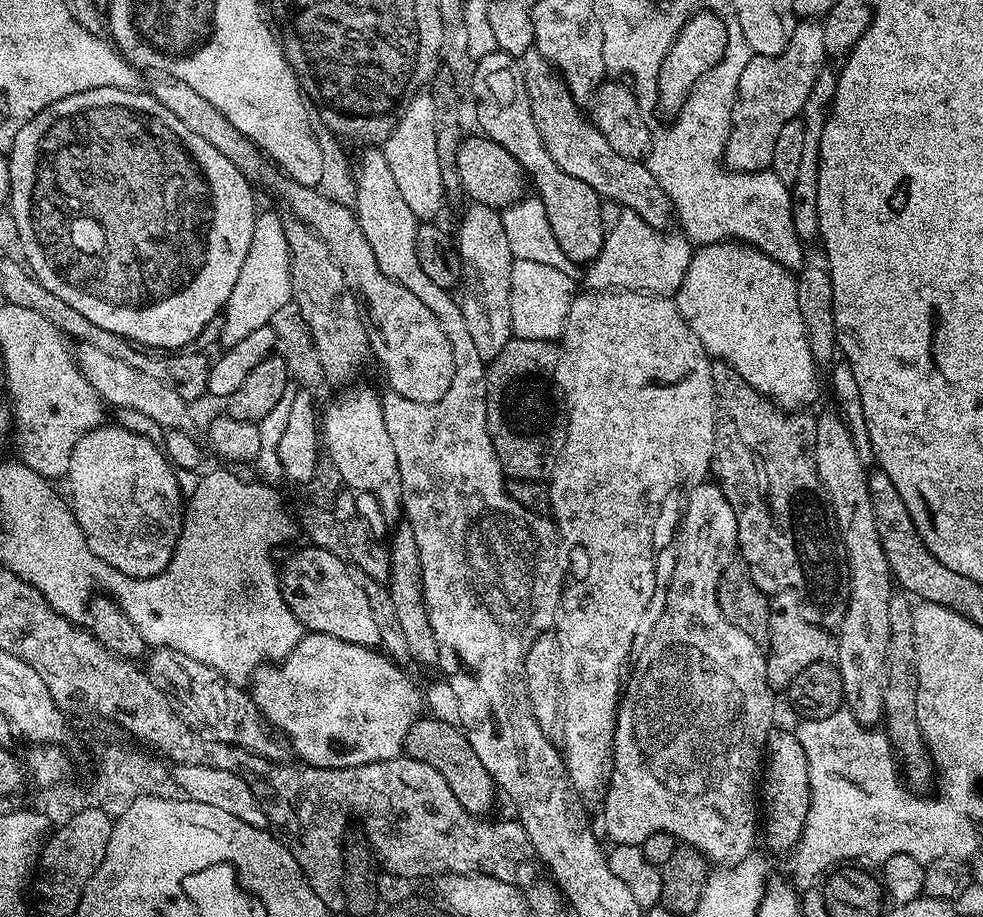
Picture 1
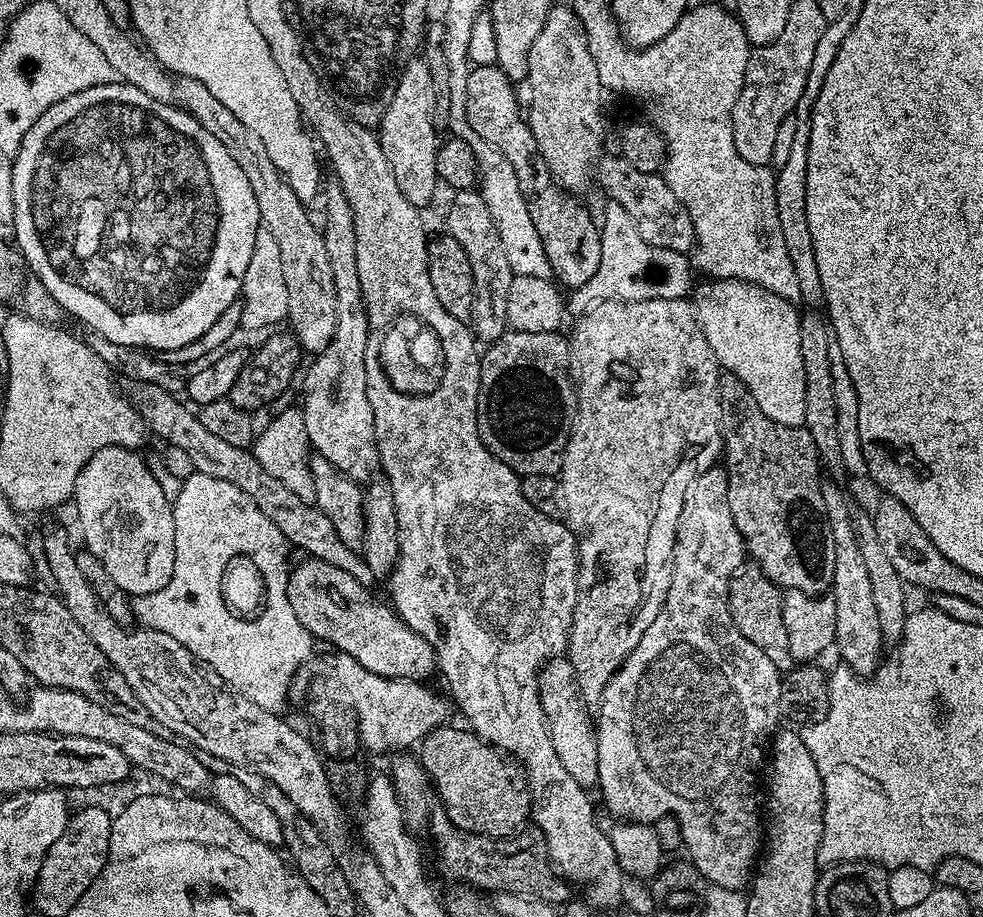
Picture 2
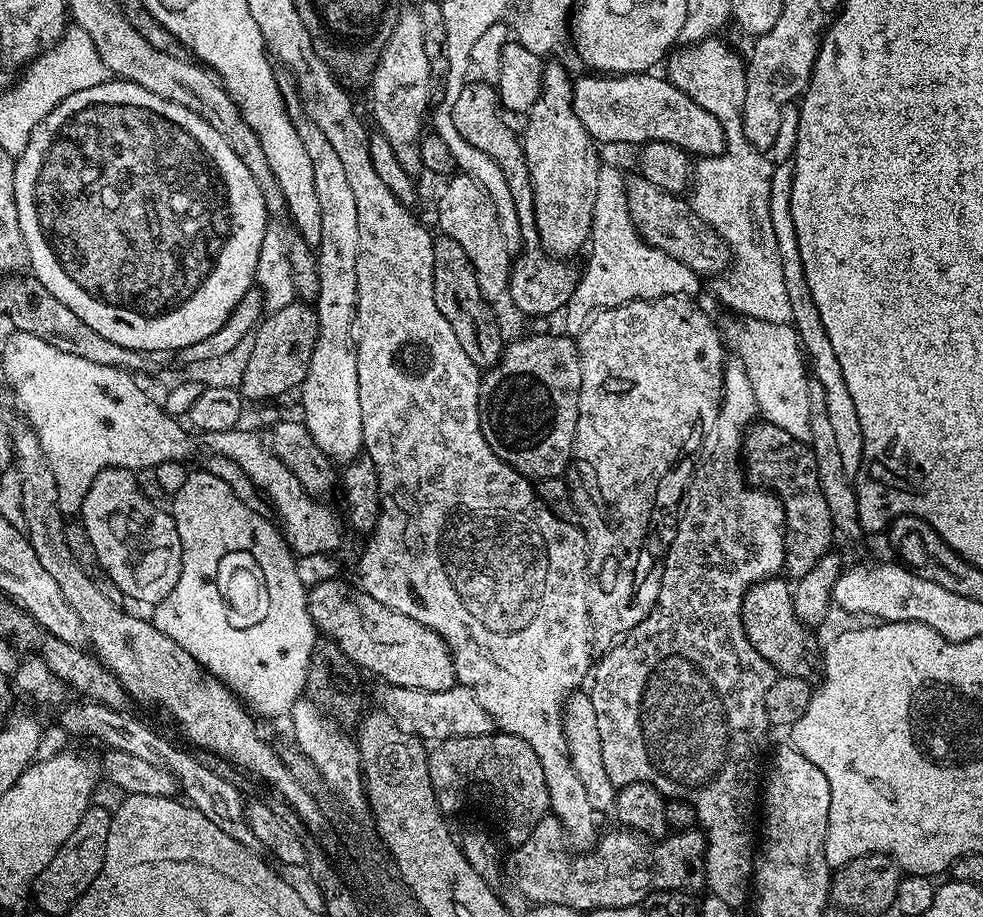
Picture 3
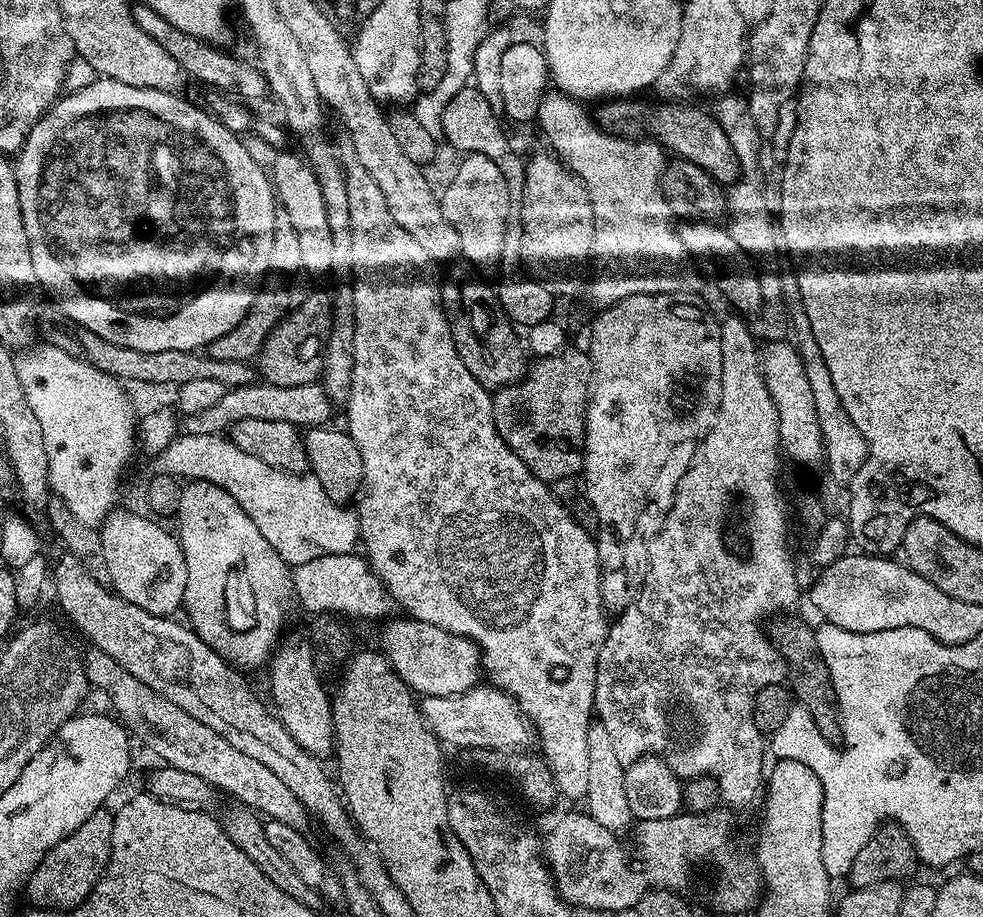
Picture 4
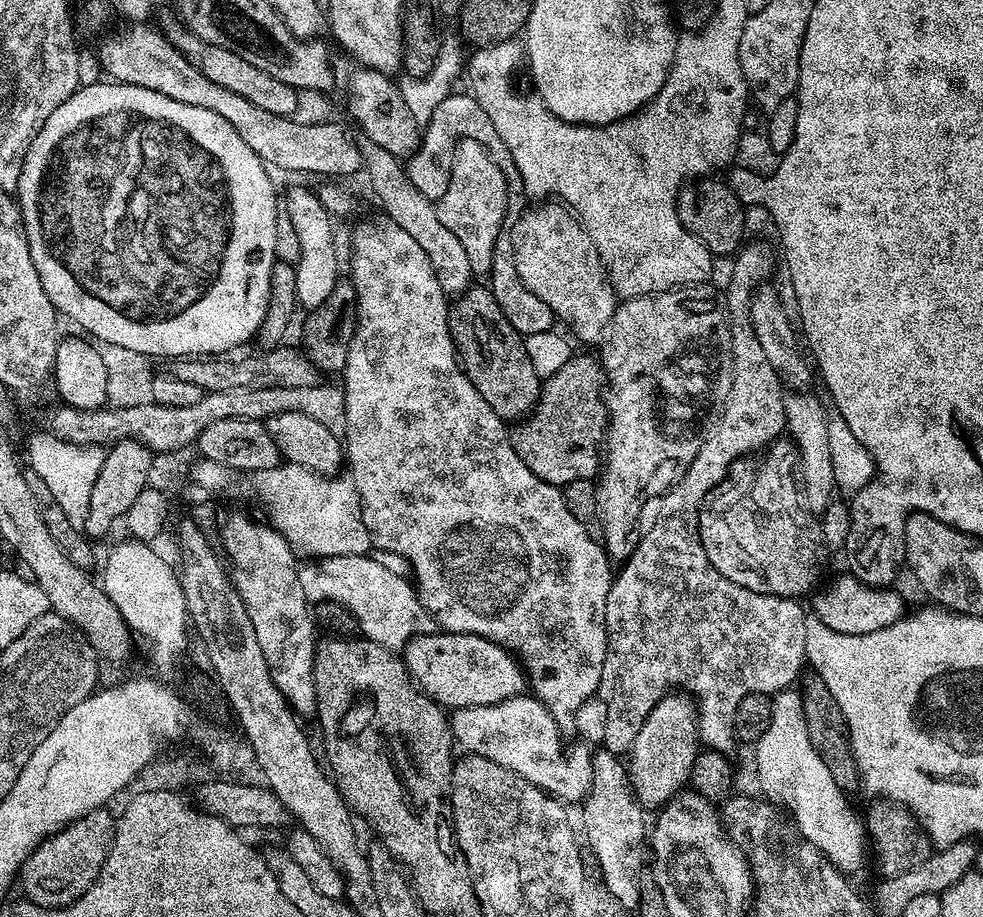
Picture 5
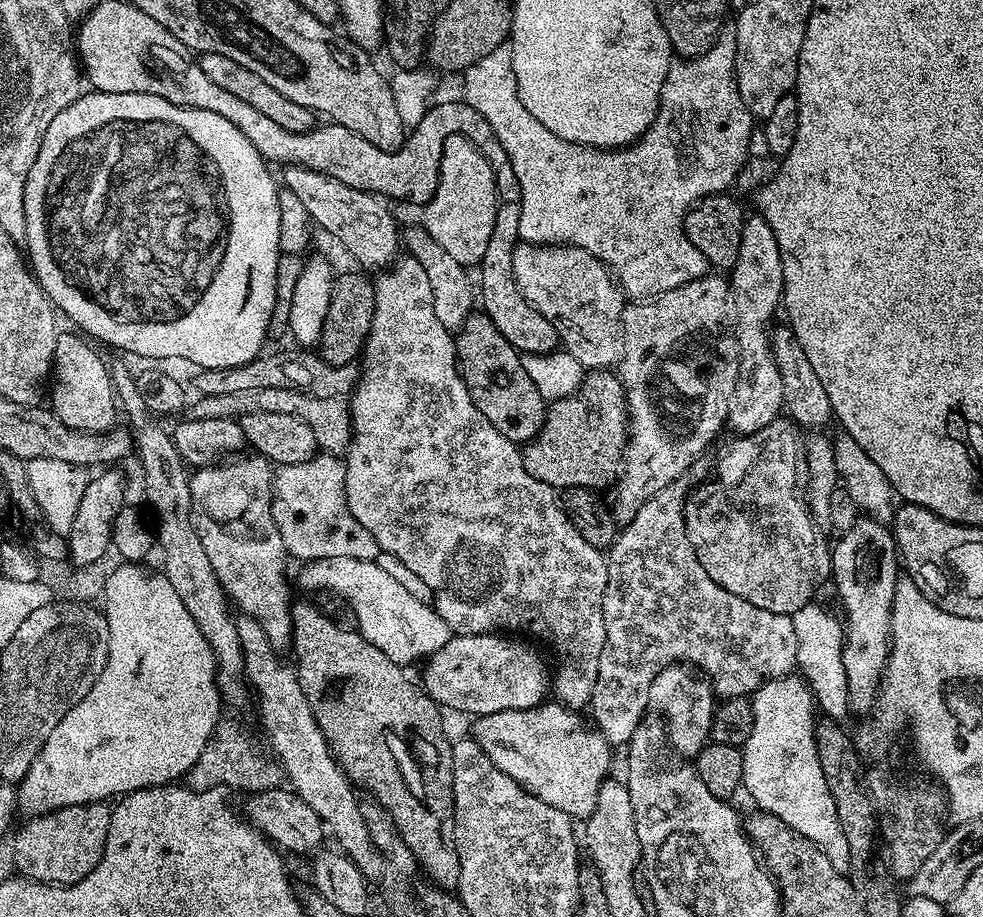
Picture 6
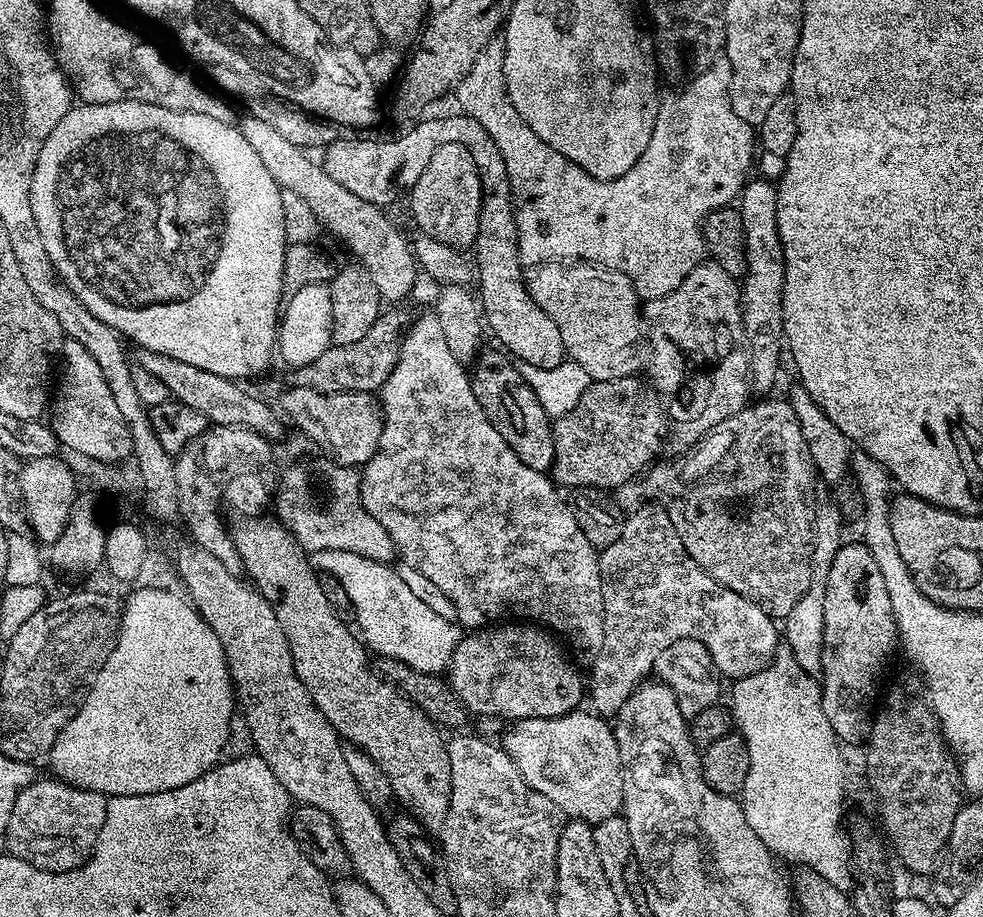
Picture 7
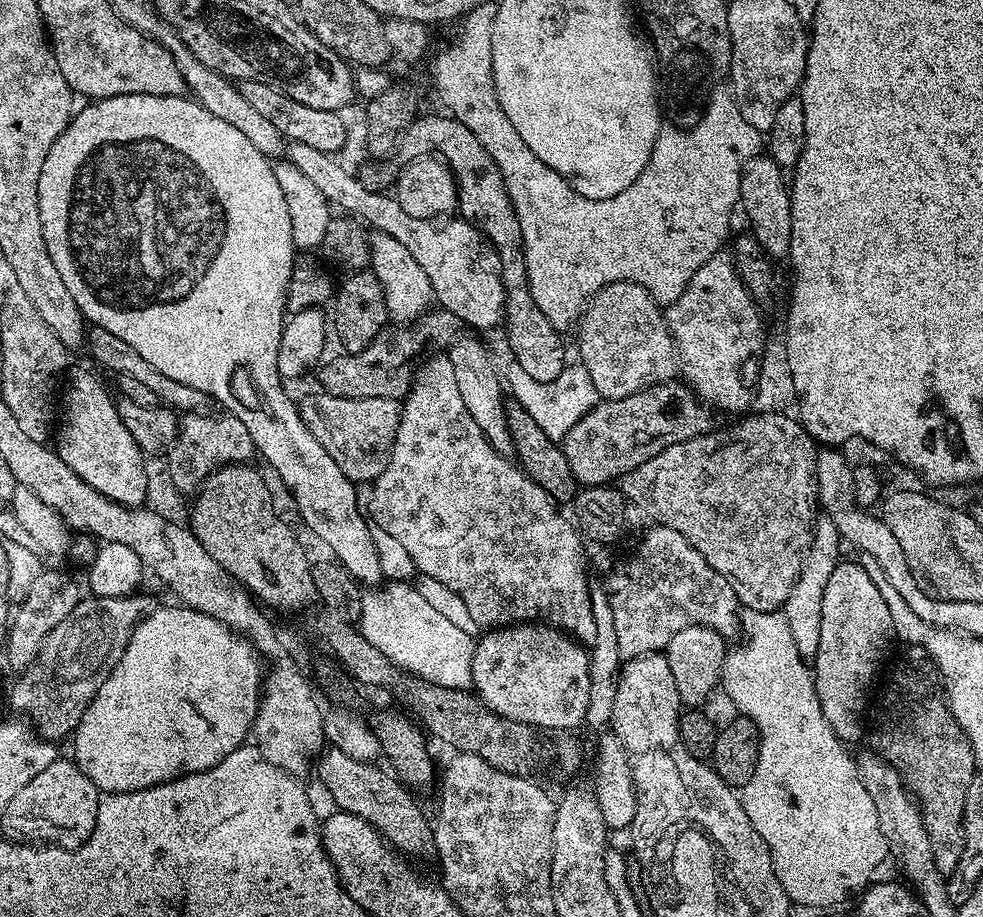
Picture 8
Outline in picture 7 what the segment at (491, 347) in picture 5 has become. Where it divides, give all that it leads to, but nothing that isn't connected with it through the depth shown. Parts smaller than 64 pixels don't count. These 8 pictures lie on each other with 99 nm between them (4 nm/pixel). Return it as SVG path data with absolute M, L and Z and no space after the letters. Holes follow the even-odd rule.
M485 351L479 357L475 365L476 374L474 370L470 378L478 406L482 406L490 426L494 426L498 434L502 434L502 438L508 443L510 450L518 454L520 461L526 462L530 470L547 473L554 462L553 421L539 404L534 390L523 380L517 365L503 351L495 351Z

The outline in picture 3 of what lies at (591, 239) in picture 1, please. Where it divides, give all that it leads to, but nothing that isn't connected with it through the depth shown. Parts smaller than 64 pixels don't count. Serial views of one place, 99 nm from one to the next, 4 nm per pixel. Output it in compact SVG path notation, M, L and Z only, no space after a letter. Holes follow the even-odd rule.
M488 82L469 83L459 95L455 115L463 125L462 131L466 142L476 146L483 153L488 154L502 168L506 176L506 183L510 186L514 206L517 207L518 222L521 223L523 248L514 264L514 278L508 282L507 299L520 312L528 316L548 316L551 312L559 313L568 303L570 294L576 289L578 279L577 269L552 268L548 276L536 280L540 276L540 235L536 233L536 219L534 218L534 202L532 201L532 179L528 163L524 157L524 146L521 137L500 117L502 107L497 96L497 89Z

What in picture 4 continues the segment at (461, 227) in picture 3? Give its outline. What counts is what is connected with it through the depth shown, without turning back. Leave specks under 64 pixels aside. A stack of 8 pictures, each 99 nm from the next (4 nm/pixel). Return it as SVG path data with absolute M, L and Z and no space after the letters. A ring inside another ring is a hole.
M468 154L456 168L452 181L445 186L440 196L442 214L454 226L460 239L460 251L467 263L476 264L501 263L504 255L504 235L506 222L510 214L510 190L502 170L490 162L490 158Z

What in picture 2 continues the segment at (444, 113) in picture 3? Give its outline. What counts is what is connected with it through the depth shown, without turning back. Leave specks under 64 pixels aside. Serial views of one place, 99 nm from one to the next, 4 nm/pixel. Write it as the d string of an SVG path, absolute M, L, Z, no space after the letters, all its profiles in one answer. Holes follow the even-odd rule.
M447 63L449 72L450 110L448 111L448 123L451 133L461 138L470 146L476 160L478 191L490 212L490 218L494 219L495 229L502 241L502 248L509 259L510 268L515 276L534 276L551 279L552 267L549 259L546 258L545 246L538 235L538 230L534 227L534 220L530 217L528 203L525 195L522 194L518 183L518 176L514 171L514 166L506 159L506 154L491 145L486 138L481 138L475 133L474 128L468 121L468 103L466 102L466 84L469 82L471 67L469 65L462 68L455 68L451 63Z

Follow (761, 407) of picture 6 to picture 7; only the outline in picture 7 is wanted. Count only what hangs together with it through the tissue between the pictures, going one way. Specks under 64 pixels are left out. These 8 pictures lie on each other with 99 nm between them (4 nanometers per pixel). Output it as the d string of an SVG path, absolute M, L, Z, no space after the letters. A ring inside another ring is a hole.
M749 179L744 191L738 197L738 211L744 227L744 245L746 246L746 262L748 275L743 277L740 289L740 307L744 310L744 337L748 340L748 370L750 384L760 394L768 394L776 384L776 371L780 368L780 348L785 347L784 323L782 322L782 290L786 278L784 251L778 234L778 202L776 201L777 185L768 180Z

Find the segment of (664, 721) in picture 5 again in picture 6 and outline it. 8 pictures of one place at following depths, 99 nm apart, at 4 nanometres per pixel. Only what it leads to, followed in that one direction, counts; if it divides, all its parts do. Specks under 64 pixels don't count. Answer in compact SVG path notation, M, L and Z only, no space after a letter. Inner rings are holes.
M683 663L664 668L650 686L648 703L664 715L662 724L666 729L667 743L668 740L672 743L672 748L678 755L694 758L710 742L712 714L718 707L718 700L711 683L699 671Z

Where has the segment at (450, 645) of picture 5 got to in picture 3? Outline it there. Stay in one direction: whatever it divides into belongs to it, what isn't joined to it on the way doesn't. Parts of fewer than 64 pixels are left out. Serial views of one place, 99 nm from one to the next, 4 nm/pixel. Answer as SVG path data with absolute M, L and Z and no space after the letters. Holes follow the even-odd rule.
M340 579L318 582L307 589L308 613L316 623L316 631L321 637L334 641L342 650L342 654L354 661L357 669L365 673L373 672L378 679L384 680L380 682L385 685L406 686L414 690L450 690L457 687L452 651L437 632L422 626L422 622L414 622L414 618L406 614L398 614L398 610L390 610L390 606L382 606L382 602L370 598L370 594L366 594L363 588L355 583L347 584Z

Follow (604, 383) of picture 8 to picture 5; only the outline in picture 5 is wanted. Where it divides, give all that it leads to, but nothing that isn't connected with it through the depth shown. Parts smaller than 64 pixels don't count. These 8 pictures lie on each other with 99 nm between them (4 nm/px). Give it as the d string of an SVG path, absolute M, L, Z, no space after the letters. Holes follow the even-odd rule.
M544 202L536 206L533 212L532 209L525 211L524 215L511 225L510 231L514 242L514 266L524 288L530 290L532 296L542 298L542 302L550 306L553 317L559 323L561 320L566 324L580 341L599 345L605 339L612 315L616 313L618 295L612 288L605 265L583 224L563 203Z

